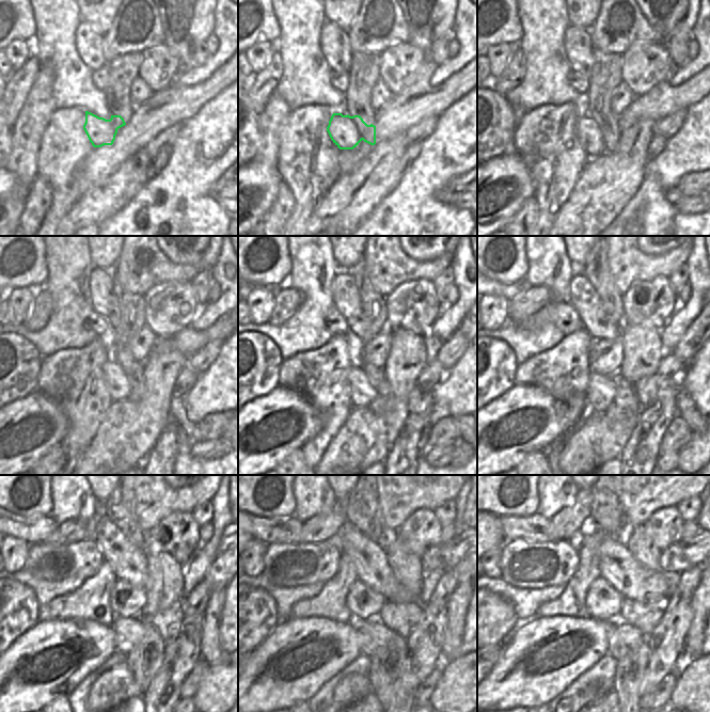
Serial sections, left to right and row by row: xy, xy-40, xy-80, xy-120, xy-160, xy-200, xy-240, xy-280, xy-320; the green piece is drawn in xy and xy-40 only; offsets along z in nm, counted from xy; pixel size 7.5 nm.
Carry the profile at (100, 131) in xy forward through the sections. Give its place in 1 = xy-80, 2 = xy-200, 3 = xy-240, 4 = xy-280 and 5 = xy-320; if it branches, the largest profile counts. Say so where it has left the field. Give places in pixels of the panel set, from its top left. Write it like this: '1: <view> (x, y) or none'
1: xy-80 (597, 138)
2: xy-200 (614, 396)
3: xy-240 (136, 638)
4: xy-280 (387, 651)
5: xy-320 (627, 645)

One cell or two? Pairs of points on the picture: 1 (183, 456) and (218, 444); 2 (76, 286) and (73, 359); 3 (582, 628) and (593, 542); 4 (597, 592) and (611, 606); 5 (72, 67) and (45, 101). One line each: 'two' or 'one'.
1: two
2: two
3: two
4: one
5: two

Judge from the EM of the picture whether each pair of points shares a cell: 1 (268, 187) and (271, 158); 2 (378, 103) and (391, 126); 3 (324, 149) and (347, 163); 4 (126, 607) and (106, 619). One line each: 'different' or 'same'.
1: different
2: different
3: different
4: different

